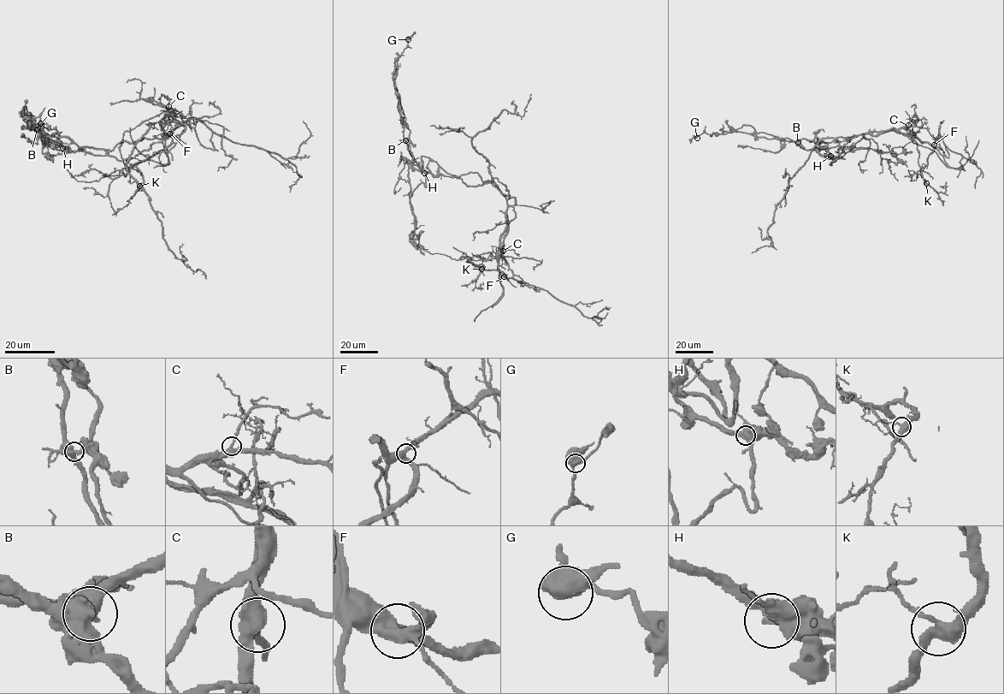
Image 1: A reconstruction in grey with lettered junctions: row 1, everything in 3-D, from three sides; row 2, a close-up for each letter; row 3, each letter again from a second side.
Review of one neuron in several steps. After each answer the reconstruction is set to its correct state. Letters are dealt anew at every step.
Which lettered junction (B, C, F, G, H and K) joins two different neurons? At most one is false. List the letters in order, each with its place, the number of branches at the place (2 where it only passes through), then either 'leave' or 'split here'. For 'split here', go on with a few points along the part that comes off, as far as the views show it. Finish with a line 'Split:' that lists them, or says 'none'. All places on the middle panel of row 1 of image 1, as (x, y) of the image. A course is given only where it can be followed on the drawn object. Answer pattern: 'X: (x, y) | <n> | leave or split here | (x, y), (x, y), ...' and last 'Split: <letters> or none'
B: (405, 140) | 3 | split here | (405, 140), (418, 170), (496, 178), (508, 198), (471, 140), (504, 109), (523, 116), (531, 93)
C: (503, 251) | 3 | leave
F: (504, 276) | 3 | leave
G: (408, 39) | 3 | leave
H: (424, 173) | 3 | leave
K: (481, 269) | 3 | leave
Split: B

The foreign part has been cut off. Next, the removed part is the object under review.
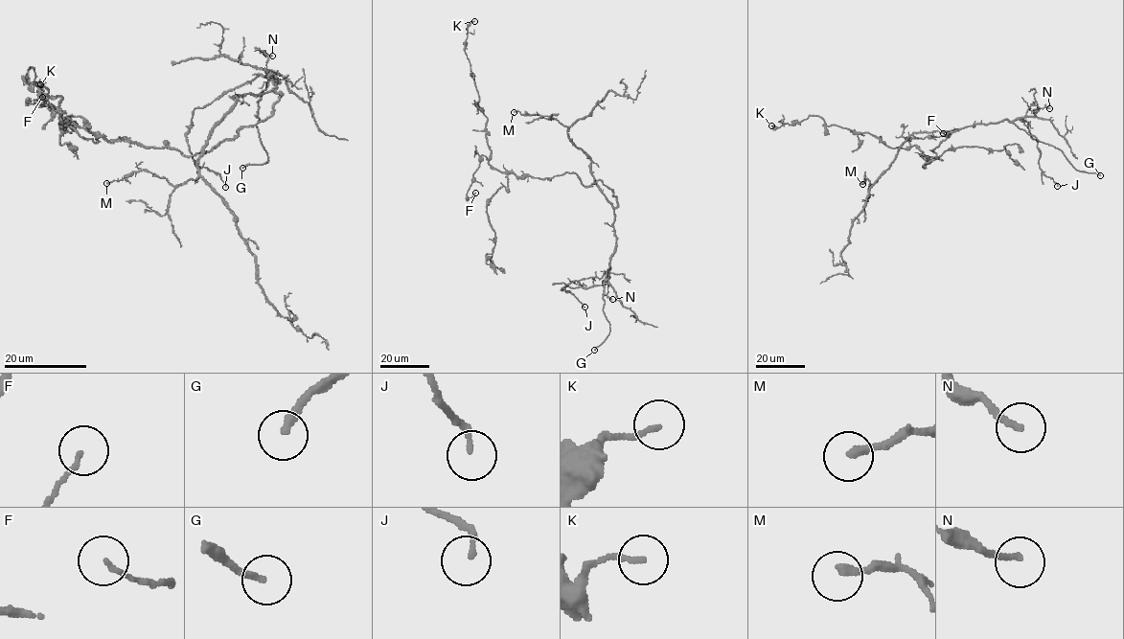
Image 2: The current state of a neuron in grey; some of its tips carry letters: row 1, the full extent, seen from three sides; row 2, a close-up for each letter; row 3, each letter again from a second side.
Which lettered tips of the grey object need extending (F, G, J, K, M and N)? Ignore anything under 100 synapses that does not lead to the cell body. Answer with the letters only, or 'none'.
G

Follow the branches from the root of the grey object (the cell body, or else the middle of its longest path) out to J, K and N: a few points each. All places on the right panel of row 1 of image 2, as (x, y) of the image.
J: (936, 147), (959, 128), (1025, 120), (1031, 136), (1037, 141), (1042, 173), (1050, 177), (1057, 186)
K: (936, 147), (924, 168), (929, 158), (914, 145), (890, 148), (817, 116), (771, 125)
N: (936, 147), (949, 133), (959, 128), (1020, 120), (1031, 105), (1049, 108)

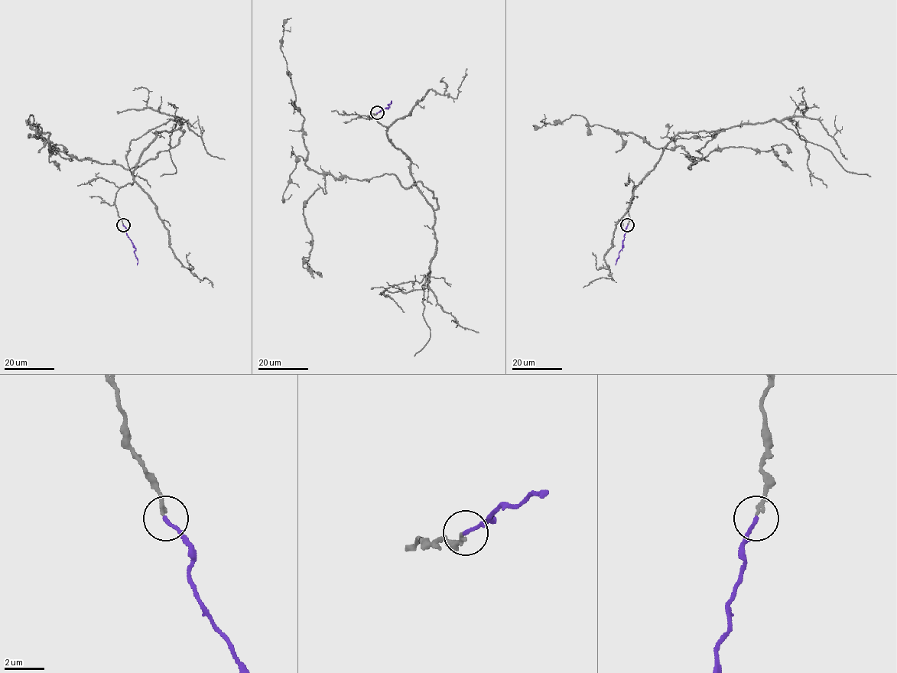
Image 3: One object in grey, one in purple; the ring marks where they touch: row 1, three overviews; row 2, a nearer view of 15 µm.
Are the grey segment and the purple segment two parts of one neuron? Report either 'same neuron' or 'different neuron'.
same neuron

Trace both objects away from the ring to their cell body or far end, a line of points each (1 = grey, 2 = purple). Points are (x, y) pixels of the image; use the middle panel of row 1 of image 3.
1: (376, 112), (435, 209), (420, 182), (337, 179), (305, 164), (281, 49), (291, 17)
2: (377, 112), (389, 106), (388, 105), (391, 101)

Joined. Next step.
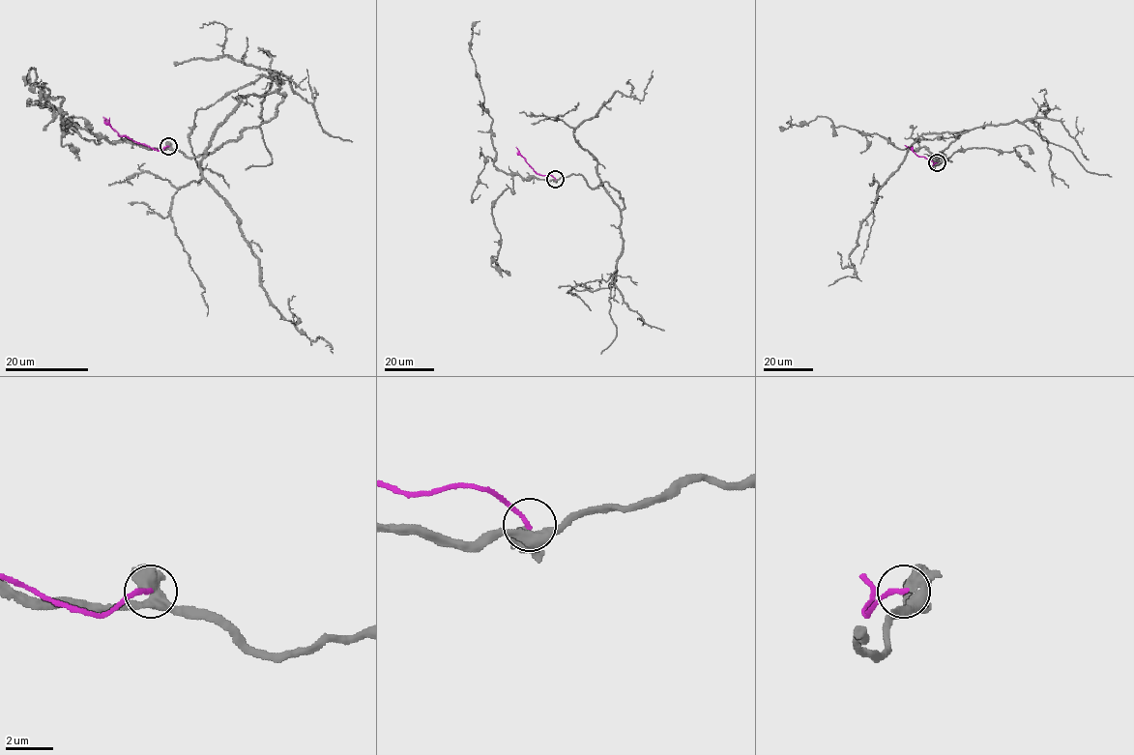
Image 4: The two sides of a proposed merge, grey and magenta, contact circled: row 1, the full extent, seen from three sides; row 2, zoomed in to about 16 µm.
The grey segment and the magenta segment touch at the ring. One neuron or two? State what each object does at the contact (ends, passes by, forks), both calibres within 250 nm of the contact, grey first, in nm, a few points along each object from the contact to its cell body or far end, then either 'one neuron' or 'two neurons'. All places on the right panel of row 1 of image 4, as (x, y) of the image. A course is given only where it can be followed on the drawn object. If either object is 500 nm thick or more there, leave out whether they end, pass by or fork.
grey forks there; magenta ends there; 440 nm thick on the grey side, 200 nm on the other; grey runs (937, 162), (967, 130), (918, 137), (858, 230), (849, 257), (857, 278), (828, 286); magenta runs (937, 163), (932, 165), (905, 145); two neurons

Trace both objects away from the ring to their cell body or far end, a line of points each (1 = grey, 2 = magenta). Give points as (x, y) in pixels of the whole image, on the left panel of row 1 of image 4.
1: (168, 146), (211, 154), (271, 120), (284, 95), (240, 97), (199, 170), (236, 217), (271, 304), (333, 353)
2: (168, 147), (159, 150), (121, 136), (103, 117)

